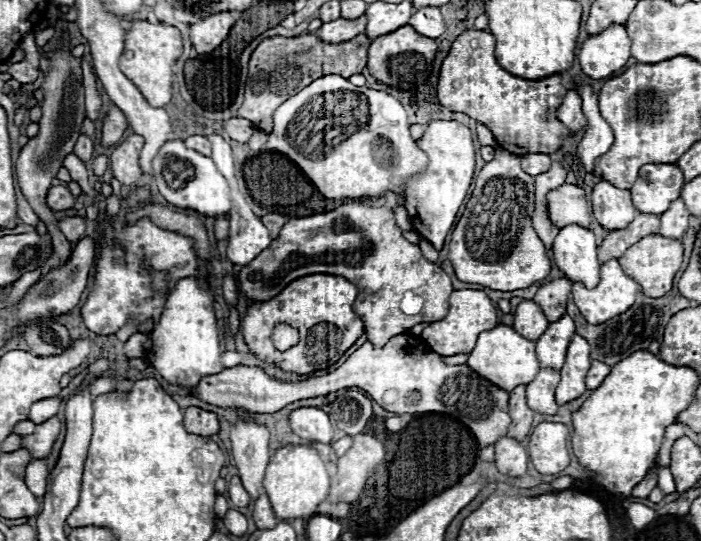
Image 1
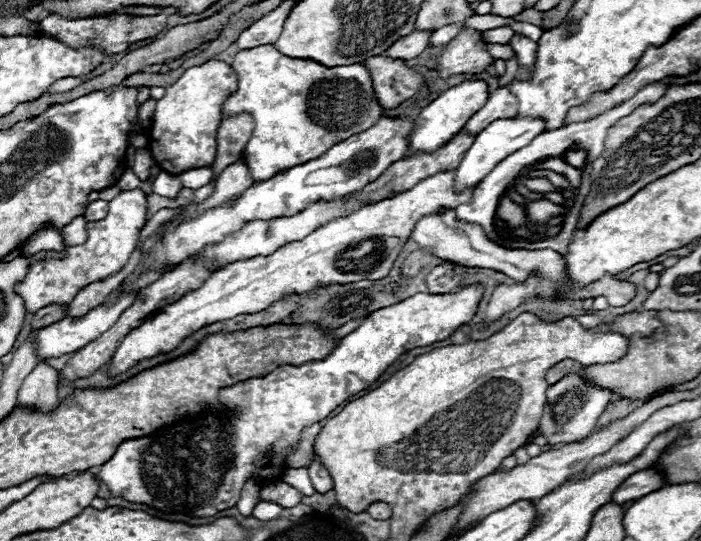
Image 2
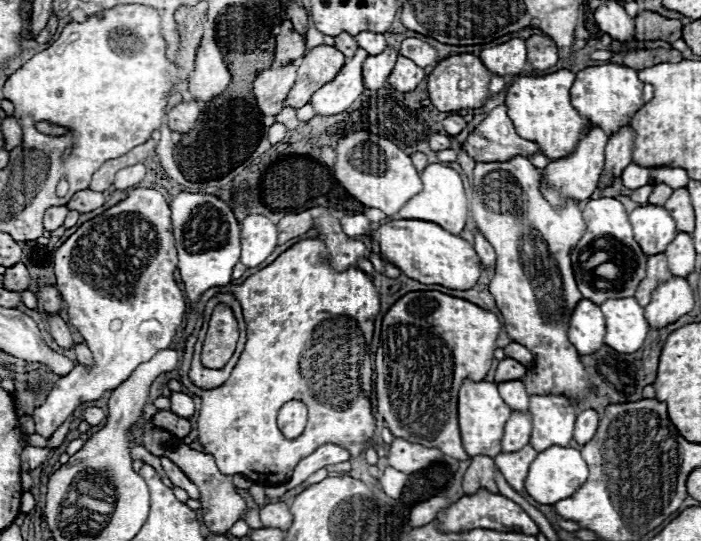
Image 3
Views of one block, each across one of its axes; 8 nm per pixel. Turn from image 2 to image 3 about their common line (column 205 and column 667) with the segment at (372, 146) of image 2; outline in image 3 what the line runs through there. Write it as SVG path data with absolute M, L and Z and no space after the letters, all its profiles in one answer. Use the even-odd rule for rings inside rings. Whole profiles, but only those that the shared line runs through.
M640 206L630 212L634 238L646 256L666 252L666 246L676 238L676 226L670 212L662 206Z

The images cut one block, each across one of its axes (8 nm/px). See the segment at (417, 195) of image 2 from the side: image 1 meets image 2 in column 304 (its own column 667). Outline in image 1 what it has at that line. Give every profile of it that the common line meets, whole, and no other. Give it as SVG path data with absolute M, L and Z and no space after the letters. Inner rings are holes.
M662 234L644 236L640 242L636 242L634 246L630 246L624 252L620 262L622 262L622 268L626 270L626 274L630 274L630 278L634 278L642 286L644 294L650 294L650 298L660 298L662 294L670 292L672 280L674 280L676 272L680 270L680 264L682 264L682 240L666 238Z

